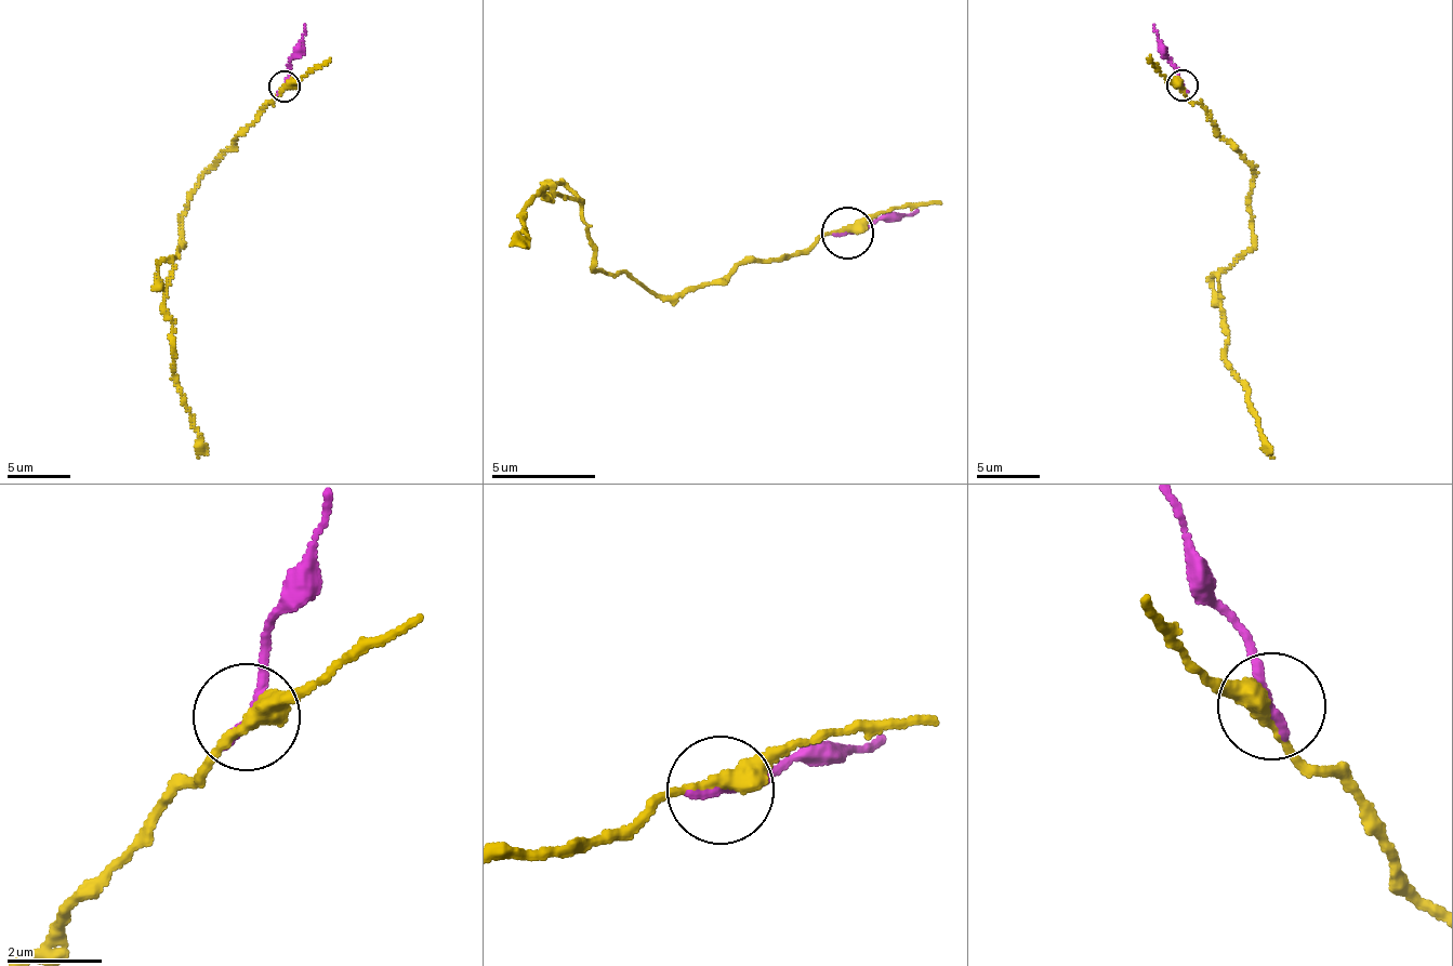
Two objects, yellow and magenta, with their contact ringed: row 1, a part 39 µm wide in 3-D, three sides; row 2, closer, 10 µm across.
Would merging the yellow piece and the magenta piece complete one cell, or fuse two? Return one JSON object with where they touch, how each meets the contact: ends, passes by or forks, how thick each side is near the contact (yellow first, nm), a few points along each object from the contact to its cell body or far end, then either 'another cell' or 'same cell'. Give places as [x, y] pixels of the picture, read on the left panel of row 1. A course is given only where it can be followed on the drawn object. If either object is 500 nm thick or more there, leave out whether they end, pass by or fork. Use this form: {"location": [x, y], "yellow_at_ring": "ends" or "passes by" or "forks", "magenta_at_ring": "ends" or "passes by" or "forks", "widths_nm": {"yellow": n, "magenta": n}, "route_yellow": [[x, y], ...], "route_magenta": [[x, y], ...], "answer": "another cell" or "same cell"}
{"location": [285, 85], "yellow_at_ring": "passes by", "magenta_at_ring": "ends", "widths_nm": {"yellow": 360, "magenta": 240}, "route_yellow": [[282, 84], [211, 164], [182, 217], [164, 316], [172, 322], [172, 374], [198, 431], [198, 458]], "route_magenta": [[284, 85], [305, 25]], "answer": "another cell"}

